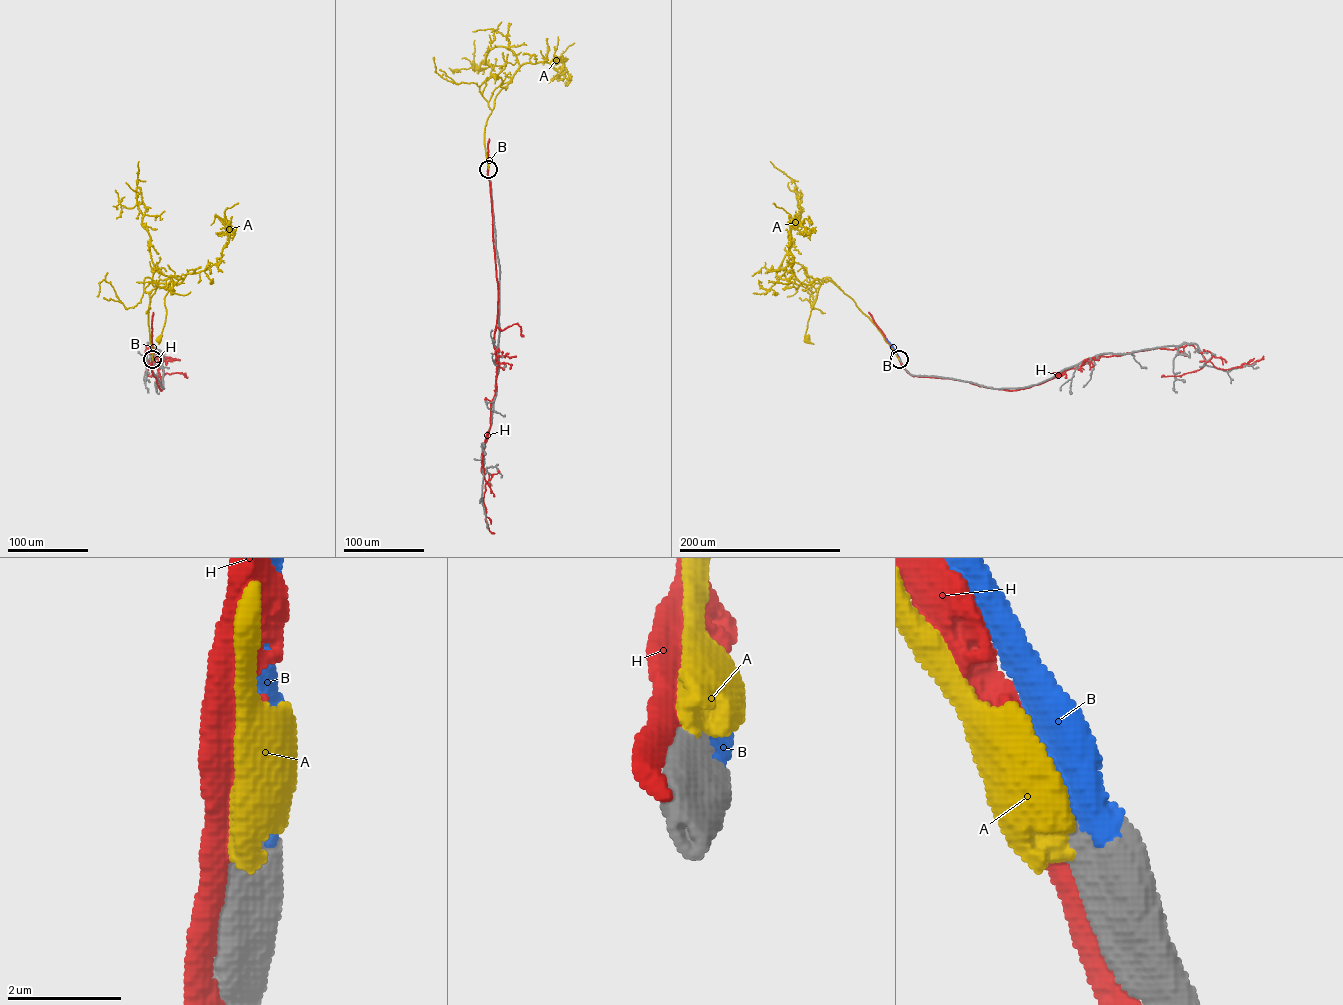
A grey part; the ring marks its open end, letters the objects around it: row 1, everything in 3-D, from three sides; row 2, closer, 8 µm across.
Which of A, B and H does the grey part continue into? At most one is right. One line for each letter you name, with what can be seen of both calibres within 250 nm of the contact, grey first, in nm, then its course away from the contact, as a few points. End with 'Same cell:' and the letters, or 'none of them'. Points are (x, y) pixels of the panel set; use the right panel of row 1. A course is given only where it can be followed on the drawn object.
B: calibres 750 and 360 nm; course (899, 359), (886, 338)
Same cell: B

